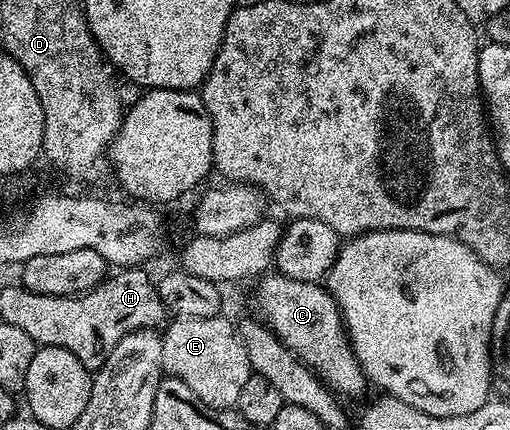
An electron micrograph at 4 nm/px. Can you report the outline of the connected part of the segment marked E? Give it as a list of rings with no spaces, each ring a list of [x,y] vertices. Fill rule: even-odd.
[[[222,314],[213,317],[172,318],[166,324],[167,332],[162,332],[163,348],[161,361],[163,371],[170,378],[185,381],[201,401],[210,407],[235,407],[237,397],[241,397],[241,388],[253,374],[249,365],[249,353],[245,353],[245,345],[239,336],[238,326],[223,319]]]

